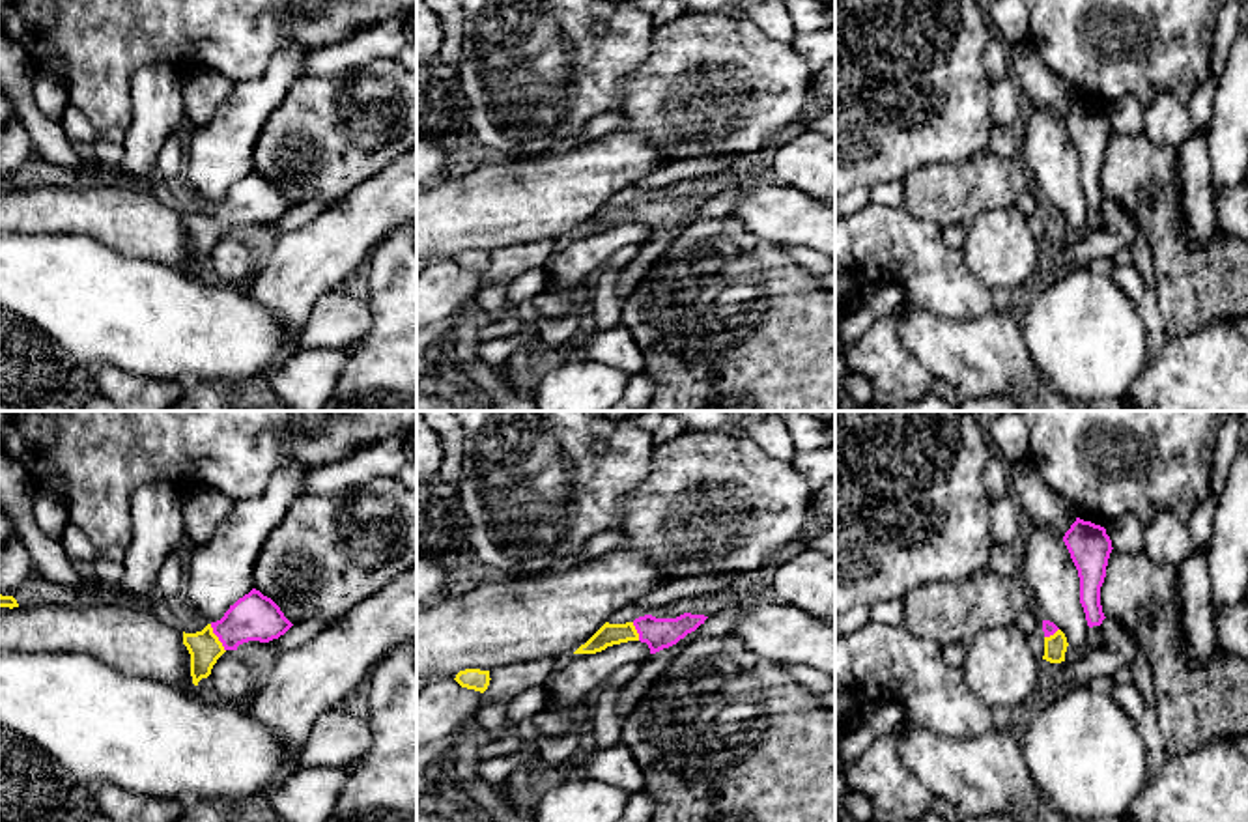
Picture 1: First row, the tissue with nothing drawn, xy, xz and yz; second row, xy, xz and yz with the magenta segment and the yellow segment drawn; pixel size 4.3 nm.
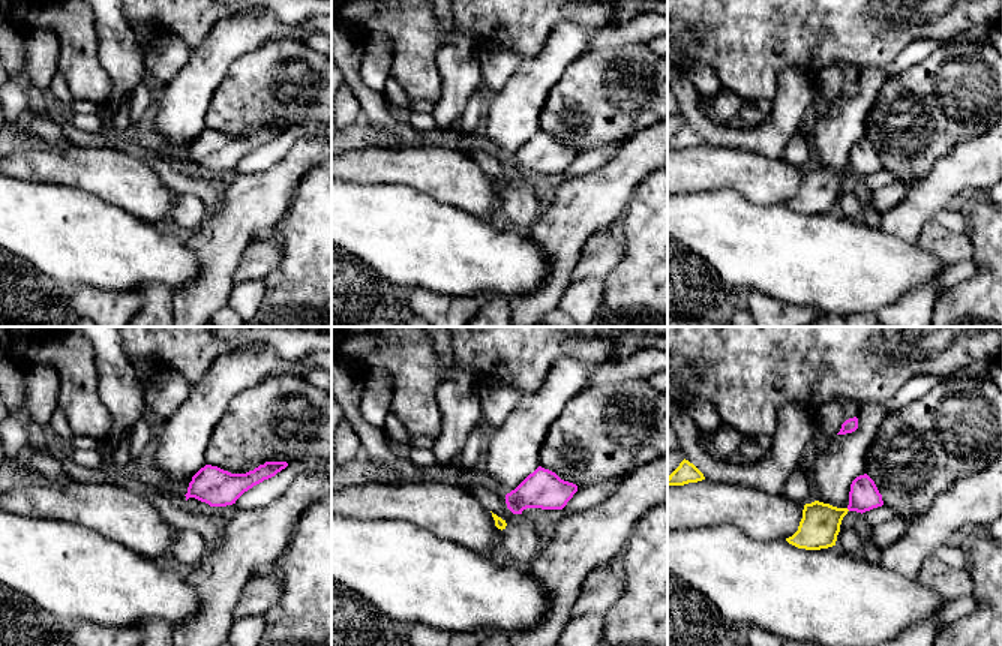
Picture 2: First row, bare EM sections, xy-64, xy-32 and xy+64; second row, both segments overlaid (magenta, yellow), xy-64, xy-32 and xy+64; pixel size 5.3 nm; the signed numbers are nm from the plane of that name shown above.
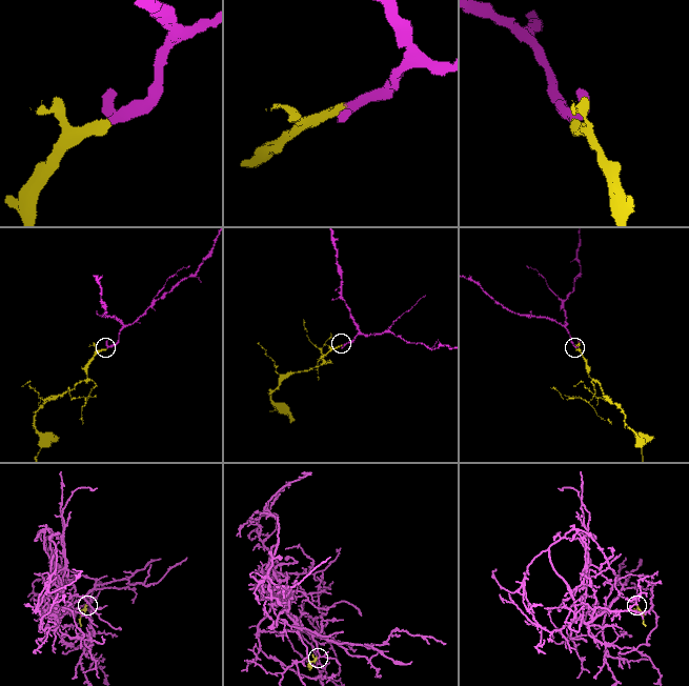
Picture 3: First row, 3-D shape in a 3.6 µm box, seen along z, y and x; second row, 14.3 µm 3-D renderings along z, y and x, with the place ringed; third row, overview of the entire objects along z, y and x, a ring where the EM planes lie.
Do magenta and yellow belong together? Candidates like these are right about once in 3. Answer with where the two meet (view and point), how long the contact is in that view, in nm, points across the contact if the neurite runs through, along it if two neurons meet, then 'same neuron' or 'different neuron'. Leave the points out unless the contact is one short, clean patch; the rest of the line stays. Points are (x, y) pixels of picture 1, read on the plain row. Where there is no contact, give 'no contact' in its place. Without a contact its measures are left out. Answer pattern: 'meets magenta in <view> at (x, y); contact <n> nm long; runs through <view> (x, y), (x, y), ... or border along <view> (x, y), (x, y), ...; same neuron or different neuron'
meets magenta in xy at (217, 217); contact 140 nm long; runs through xy (255, 198), (217, 217), (204, 228); same neuron

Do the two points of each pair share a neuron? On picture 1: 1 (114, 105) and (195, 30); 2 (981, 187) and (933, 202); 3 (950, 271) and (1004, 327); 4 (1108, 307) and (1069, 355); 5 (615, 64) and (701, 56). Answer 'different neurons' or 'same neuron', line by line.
1: same neuron
2: same neuron
3: different neurons
4: same neuron
5: different neurons

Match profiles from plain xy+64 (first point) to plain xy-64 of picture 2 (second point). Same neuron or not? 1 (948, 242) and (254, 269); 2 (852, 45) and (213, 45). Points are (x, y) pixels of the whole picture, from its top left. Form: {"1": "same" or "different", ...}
{"1": "same", "2": "different"}

